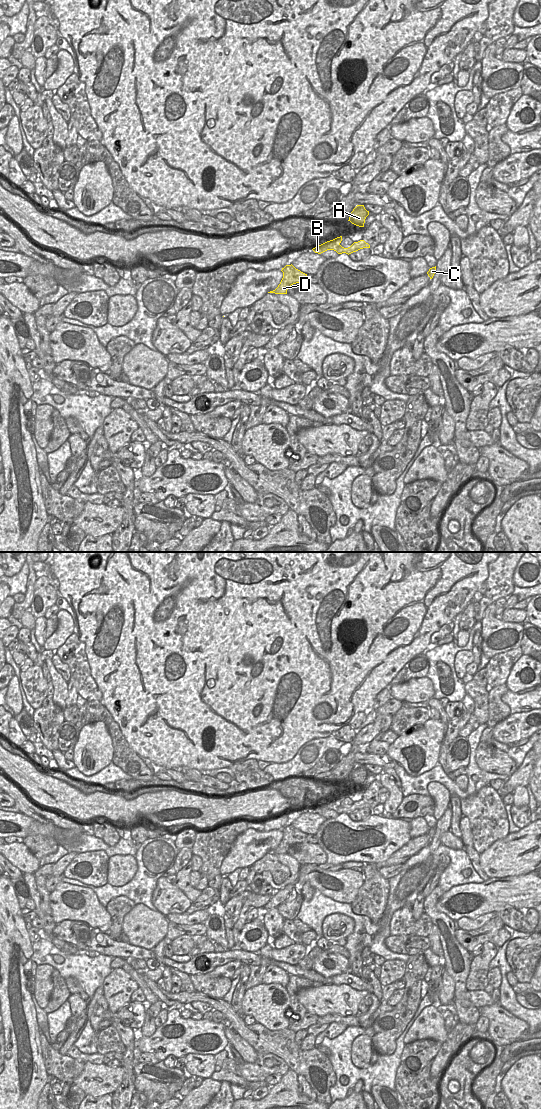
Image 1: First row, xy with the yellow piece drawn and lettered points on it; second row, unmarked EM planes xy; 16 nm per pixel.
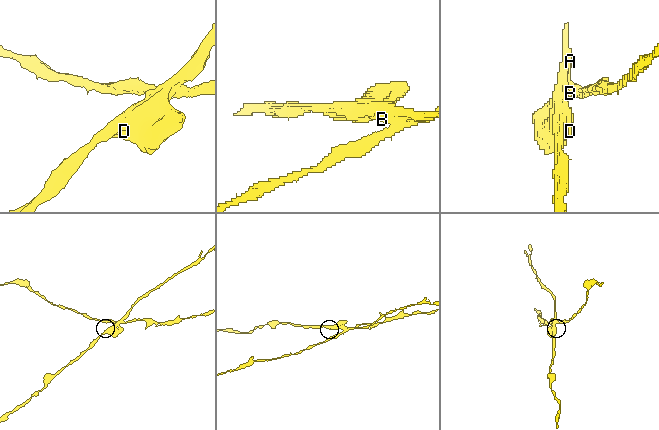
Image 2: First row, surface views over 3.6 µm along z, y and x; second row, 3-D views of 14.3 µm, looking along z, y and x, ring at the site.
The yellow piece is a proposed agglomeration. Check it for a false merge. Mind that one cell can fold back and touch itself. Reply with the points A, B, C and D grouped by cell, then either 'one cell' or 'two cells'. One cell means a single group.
groups A D / B C; two cells

